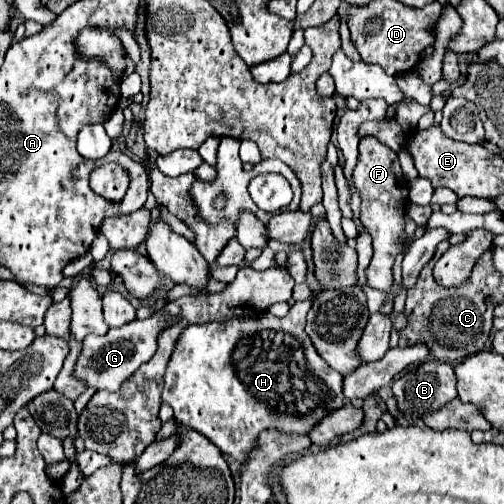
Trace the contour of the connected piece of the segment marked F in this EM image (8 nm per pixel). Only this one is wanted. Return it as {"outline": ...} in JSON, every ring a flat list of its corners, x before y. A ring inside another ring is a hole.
{"outline":[[365,137,359,145,359,161,353,171,353,183,361,191,361,221,369,235,373,237,373,259,371,265,365,269,367,281,373,289,379,289,387,295,385,303,381,305,383,315,393,315,393,297,391,297,391,285,393,285,393,275,391,267,401,251,399,235,405,227,405,207,409,203,409,189,407,189,407,179,401,173,397,153,379,143,373,137]]}

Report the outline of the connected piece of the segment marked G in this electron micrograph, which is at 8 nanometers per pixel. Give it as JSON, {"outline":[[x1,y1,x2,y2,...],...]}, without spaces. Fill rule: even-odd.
{"outline":[[153,313,143,321,133,321,129,325,117,327,117,329,109,329,107,335,97,337,97,335,87,335,83,341,83,351,81,357,77,361,77,369,75,375,85,381,89,387,95,389,107,389,107,391,117,391,121,389,123,381,127,377,131,377,131,373,143,365,145,361,149,361,155,355,157,349,157,337,163,331,163,327,169,327,171,323,175,323,177,319,171,319,167,315,161,313]]}

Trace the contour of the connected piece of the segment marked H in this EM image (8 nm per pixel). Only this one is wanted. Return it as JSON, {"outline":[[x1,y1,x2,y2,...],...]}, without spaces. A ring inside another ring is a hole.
{"outline":[[311,299,295,303,283,319,265,313,185,327,167,363,163,387,163,401,173,407,175,419,185,427,203,433,221,449,221,453,237,459,239,463,245,463,249,451,255,447,257,435,263,429,309,433,319,423,319,419,343,407,345,403,341,391,341,373,333,371,319,357,311,339,305,335,305,317,309,307]]}

